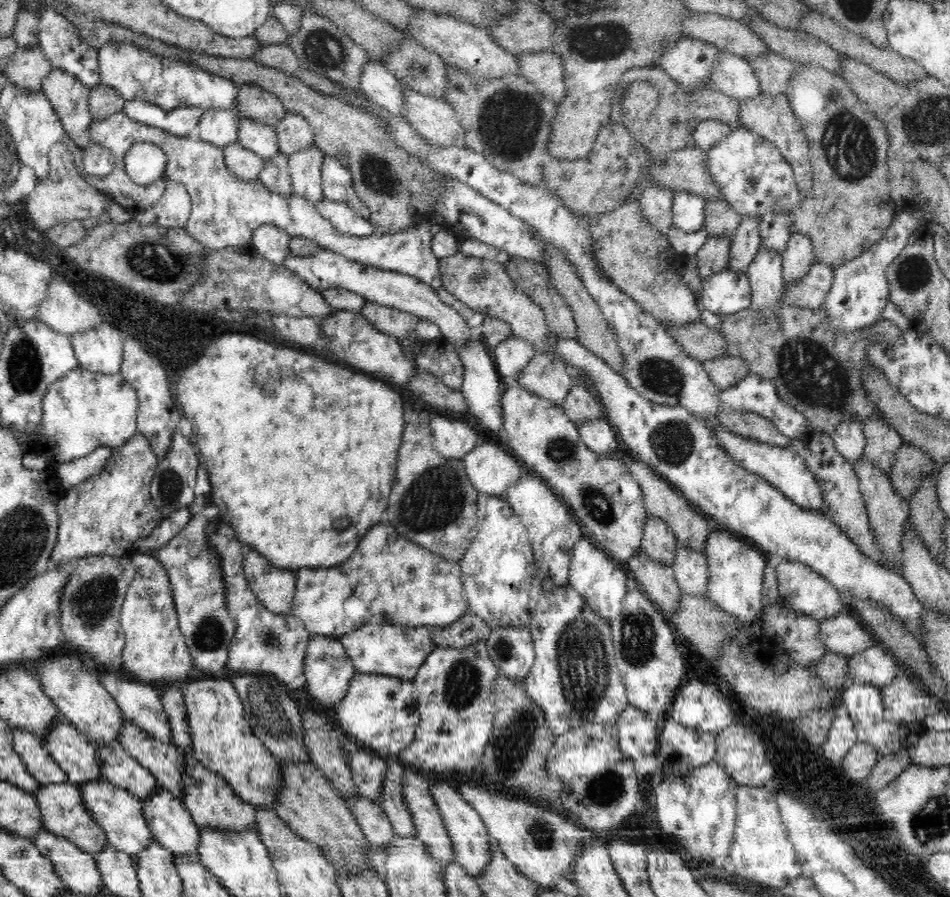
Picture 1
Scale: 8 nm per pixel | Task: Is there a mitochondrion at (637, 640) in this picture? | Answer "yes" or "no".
yes

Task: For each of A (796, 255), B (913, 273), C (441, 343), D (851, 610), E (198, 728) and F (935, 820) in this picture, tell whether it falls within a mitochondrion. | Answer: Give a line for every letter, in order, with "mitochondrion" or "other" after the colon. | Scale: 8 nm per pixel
A: other
B: mitochondrion
C: other
D: other
E: other
F: mitochondrion

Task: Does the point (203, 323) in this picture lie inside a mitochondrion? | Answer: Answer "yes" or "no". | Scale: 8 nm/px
no

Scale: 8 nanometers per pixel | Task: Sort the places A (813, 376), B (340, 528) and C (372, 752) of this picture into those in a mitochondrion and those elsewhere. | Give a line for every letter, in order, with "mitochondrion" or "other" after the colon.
A: mitochondrion
B: other
C: other

